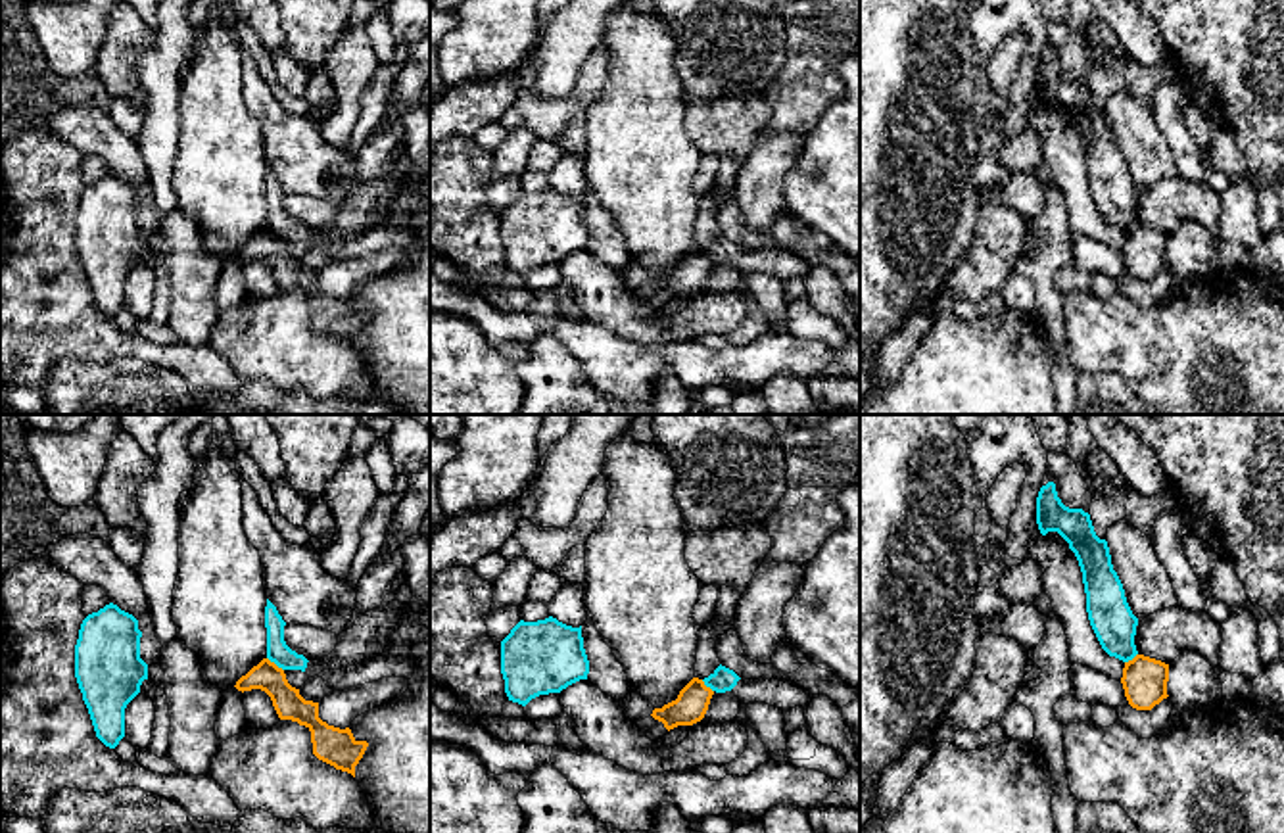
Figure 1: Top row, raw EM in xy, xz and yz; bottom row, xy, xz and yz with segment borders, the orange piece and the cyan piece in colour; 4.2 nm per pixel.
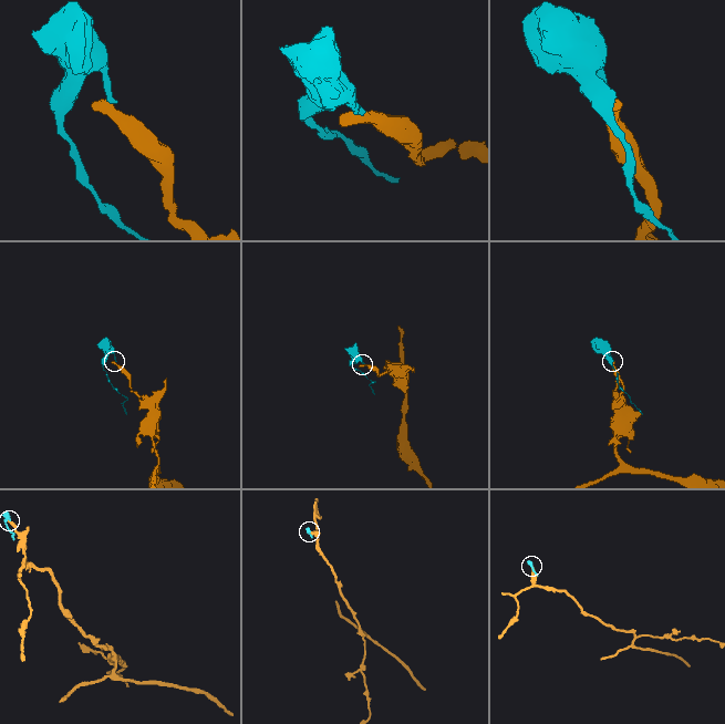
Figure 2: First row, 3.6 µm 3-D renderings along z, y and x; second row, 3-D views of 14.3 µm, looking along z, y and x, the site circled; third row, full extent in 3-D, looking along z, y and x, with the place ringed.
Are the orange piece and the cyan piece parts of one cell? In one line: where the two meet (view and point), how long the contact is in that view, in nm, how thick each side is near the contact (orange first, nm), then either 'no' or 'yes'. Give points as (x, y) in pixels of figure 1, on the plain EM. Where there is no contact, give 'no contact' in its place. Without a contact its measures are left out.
contact xy (273, 233); length 90 nm; calibres 120 and 100 nm; no

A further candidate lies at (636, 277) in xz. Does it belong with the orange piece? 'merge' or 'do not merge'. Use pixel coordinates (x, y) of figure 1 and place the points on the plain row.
merge

